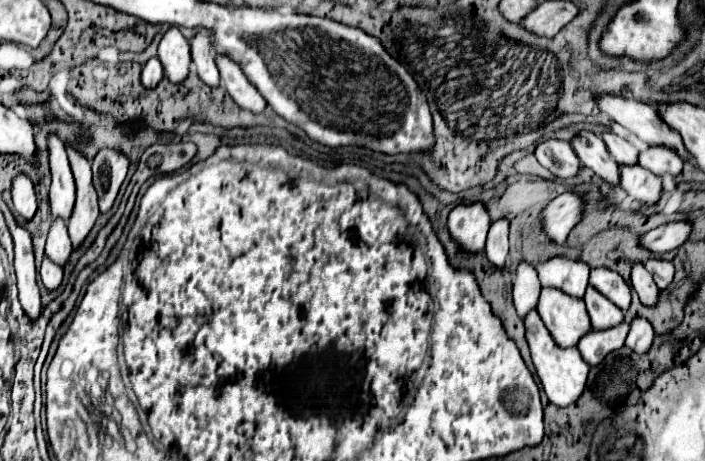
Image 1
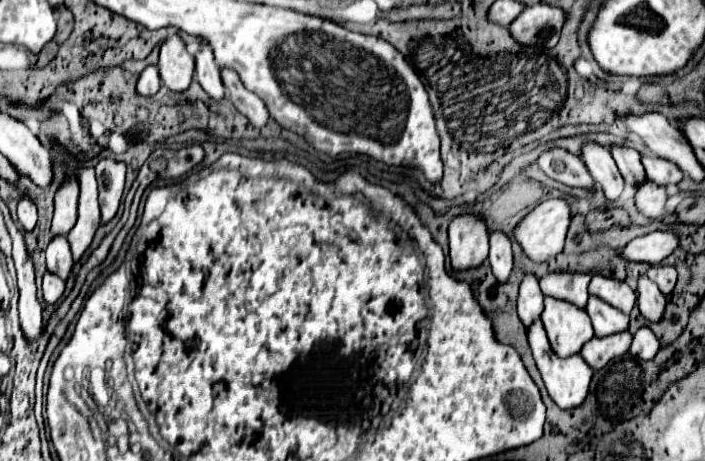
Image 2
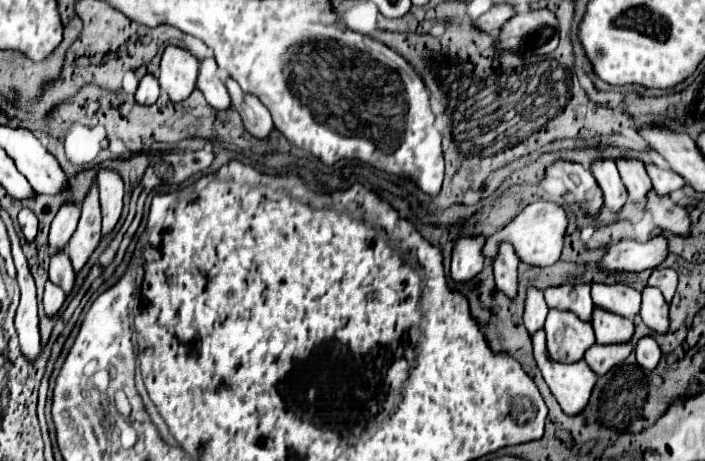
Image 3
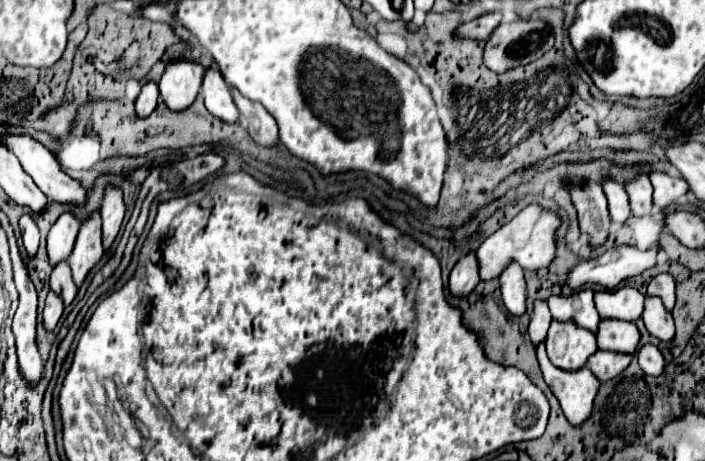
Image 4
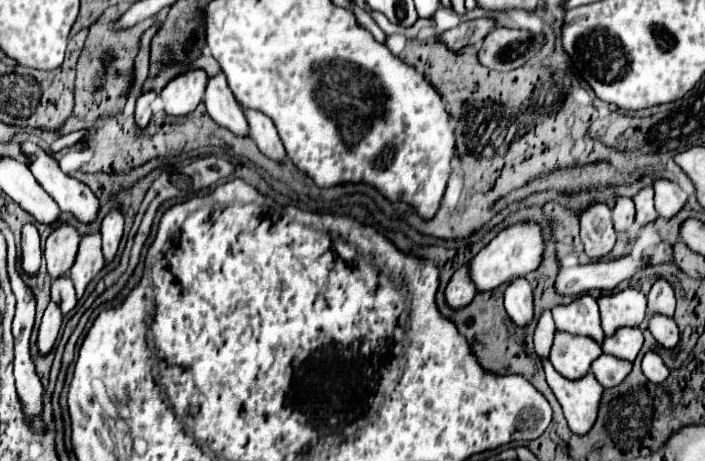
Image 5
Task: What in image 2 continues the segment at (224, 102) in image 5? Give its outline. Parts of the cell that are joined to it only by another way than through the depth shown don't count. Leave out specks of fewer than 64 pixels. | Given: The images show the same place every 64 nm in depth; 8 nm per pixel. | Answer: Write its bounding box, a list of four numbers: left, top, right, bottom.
[196,42,224,100]

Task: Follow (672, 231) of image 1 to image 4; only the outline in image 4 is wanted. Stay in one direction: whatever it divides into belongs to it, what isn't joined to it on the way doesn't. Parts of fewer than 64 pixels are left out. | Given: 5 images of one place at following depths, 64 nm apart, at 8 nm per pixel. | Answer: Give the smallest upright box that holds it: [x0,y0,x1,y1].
[568,246,660,290]

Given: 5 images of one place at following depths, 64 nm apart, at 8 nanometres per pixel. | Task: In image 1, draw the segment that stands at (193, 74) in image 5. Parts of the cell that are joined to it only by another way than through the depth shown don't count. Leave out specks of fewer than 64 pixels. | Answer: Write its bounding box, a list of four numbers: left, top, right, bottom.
[158,26,190,82]

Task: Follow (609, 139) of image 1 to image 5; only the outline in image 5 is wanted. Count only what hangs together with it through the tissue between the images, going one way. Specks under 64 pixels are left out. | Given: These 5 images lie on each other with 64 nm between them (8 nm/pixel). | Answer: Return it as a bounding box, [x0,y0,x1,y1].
[632,186,656,222]

